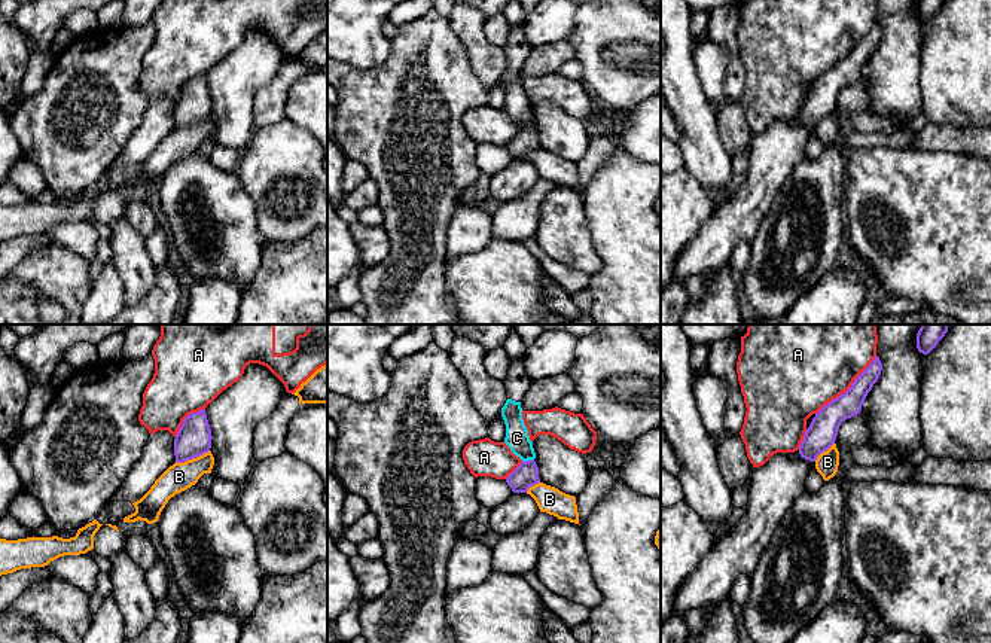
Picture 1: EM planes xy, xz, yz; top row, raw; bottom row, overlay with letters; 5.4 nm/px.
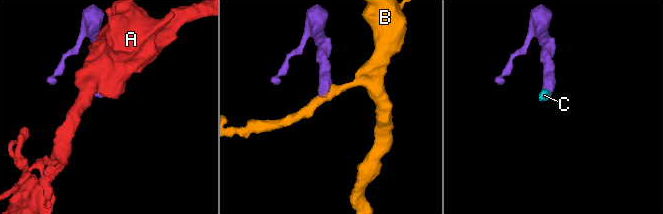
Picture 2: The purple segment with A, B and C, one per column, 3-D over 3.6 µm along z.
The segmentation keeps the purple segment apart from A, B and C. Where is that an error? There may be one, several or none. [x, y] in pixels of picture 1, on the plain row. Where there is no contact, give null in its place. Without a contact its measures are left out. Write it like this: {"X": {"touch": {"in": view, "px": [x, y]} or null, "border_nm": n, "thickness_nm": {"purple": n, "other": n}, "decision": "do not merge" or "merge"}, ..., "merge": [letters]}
{"A": {"touch": {"in": "yz", "px": [848, 55]}, "border_nm": 460, "thickness_nm": {"purple": 150, "other": 420}, "decision": "do not merge"}, "B": {"touch": {"in": "xy", "px": [192, 124]}, "border_nm": 200, "thickness_nm": {"purple": 190, "other": 150}, "decision": "do not merge"}, "C": {"touch": {"in": "xz", "px": [528, 127]}, "border_nm": 70, "thickness_nm": {"purple": 140, "other": 130}, "decision": "merge"}, "merge": ["C"]}

